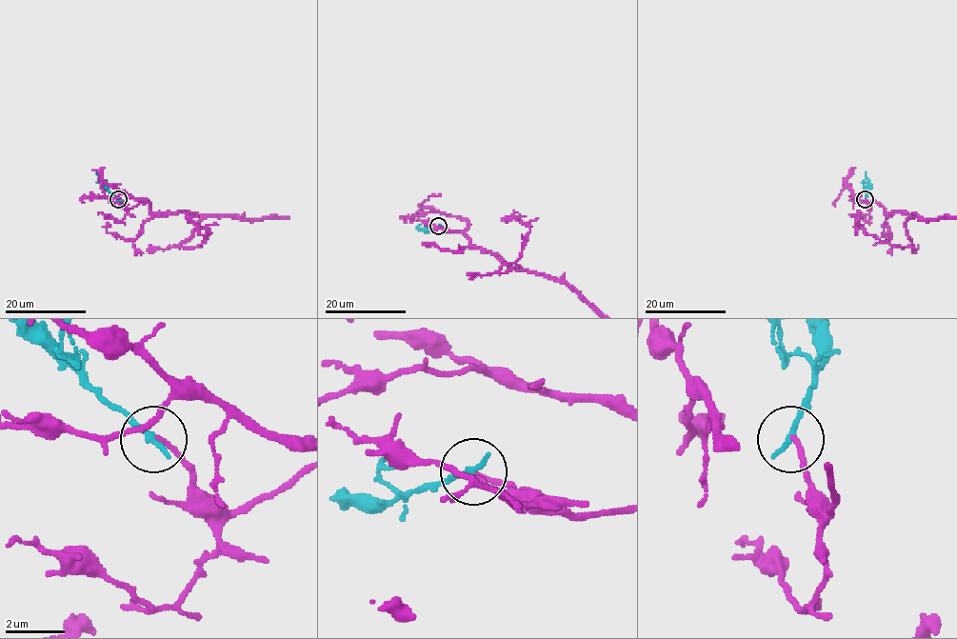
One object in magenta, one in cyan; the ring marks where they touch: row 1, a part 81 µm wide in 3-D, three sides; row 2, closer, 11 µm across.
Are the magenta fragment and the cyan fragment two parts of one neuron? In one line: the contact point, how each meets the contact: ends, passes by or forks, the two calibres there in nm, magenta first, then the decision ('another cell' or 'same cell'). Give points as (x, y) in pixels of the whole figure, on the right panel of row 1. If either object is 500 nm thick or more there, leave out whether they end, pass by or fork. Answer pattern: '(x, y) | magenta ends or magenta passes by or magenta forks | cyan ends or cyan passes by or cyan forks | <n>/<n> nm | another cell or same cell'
(865, 199) | magenta ends | cyan ends | 150/240 nm | same cell

